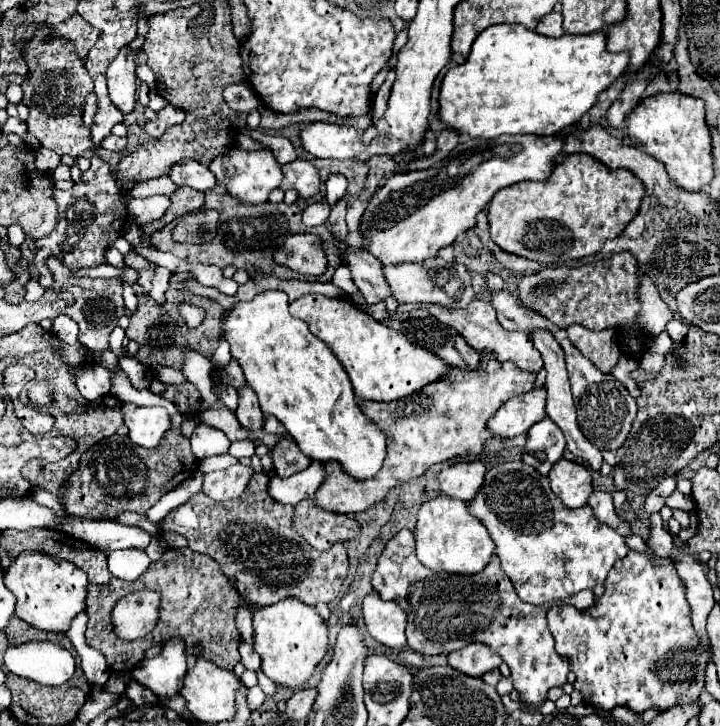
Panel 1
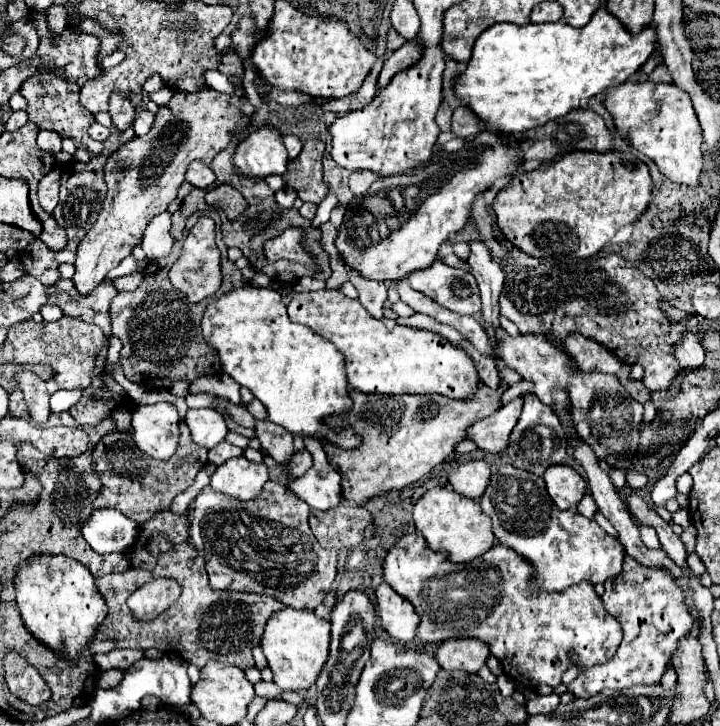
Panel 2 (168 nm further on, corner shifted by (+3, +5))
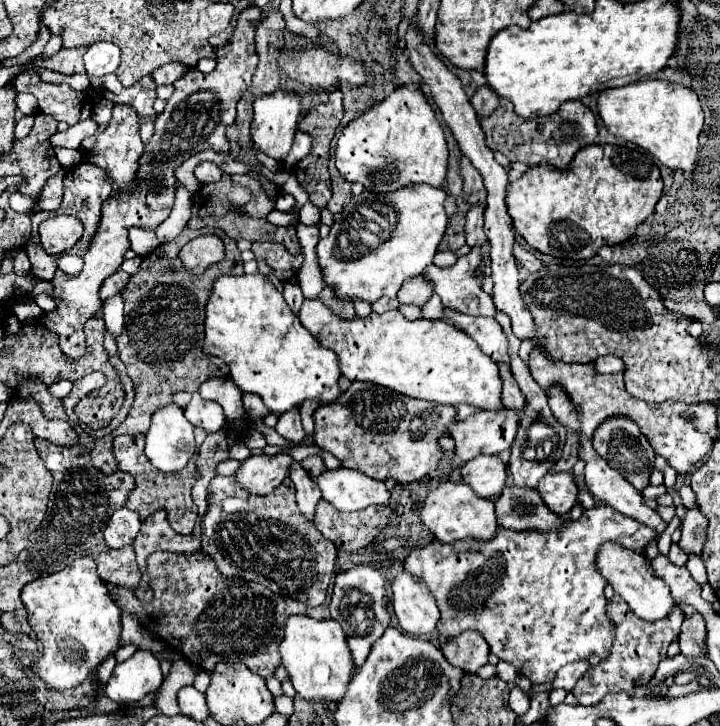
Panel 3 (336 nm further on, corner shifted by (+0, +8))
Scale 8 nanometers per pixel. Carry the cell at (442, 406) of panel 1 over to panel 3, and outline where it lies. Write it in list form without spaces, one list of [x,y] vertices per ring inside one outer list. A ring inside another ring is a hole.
[[[353,382],[353,384],[341,394],[341,398],[339,398],[337,402],[333,402],[333,404],[323,404],[321,408],[317,408],[313,418],[315,418],[315,436],[313,436],[315,444],[317,444],[317,446],[323,446],[325,450],[329,450],[335,458],[341,460],[343,466],[347,466],[347,468],[355,468],[355,470],[363,472],[363,474],[369,476],[369,478],[377,478],[377,480],[389,480],[389,478],[393,478],[393,480],[399,482],[399,484],[409,484],[409,482],[421,480],[421,478],[427,476],[429,472],[437,470],[439,460],[443,458],[443,448],[439,446],[439,438],[441,438],[441,436],[447,436],[447,428],[449,428],[449,424],[457,420],[457,408],[451,406],[451,404],[429,404],[427,400],[425,400],[425,402],[423,402],[423,400],[413,400],[411,396],[401,396],[399,392],[393,392],[393,390],[381,388],[381,386],[377,386],[377,384]]]

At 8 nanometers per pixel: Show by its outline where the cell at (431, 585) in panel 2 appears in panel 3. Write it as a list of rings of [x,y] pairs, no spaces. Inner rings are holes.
[[[599,504],[591,510],[585,510],[579,520],[565,524],[563,532],[539,534],[499,528],[497,536],[489,542],[467,538],[451,544],[441,544],[439,540],[433,540],[429,544],[413,548],[403,566],[409,574],[425,582],[431,596],[437,600],[441,612],[437,624],[439,634],[443,634],[445,638],[453,638],[465,630],[477,630],[491,646],[491,652],[501,660],[513,664],[517,668],[517,674],[527,676],[533,684],[543,684],[553,682],[557,670],[569,662],[589,658],[591,654],[597,654],[601,660],[609,656],[609,648],[613,646],[615,636],[615,624],[607,616],[607,598],[603,594],[607,582],[595,568],[599,546],[605,540],[619,540],[623,548],[643,552],[645,544],[657,538],[657,532],[647,528],[645,524],[623,516],[607,504]]]

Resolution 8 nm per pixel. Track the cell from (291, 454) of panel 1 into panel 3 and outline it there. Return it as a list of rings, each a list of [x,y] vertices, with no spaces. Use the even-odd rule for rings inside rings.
[[[309,456],[309,458],[305,458],[305,460],[301,462],[301,466],[303,466],[313,478],[317,478],[317,476],[325,470],[325,464],[323,464],[323,460],[321,460],[319,456]]]

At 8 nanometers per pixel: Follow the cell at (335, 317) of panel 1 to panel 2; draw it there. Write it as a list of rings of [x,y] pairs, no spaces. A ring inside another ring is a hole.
[[[340,291],[294,293],[288,301],[288,315],[318,335],[330,339],[346,357],[346,379],[362,393],[386,395],[444,395],[450,399],[470,399],[478,391],[478,371],[464,349],[454,347],[446,337],[426,329],[394,325],[388,329],[382,319],[374,319],[358,299],[348,299]]]

